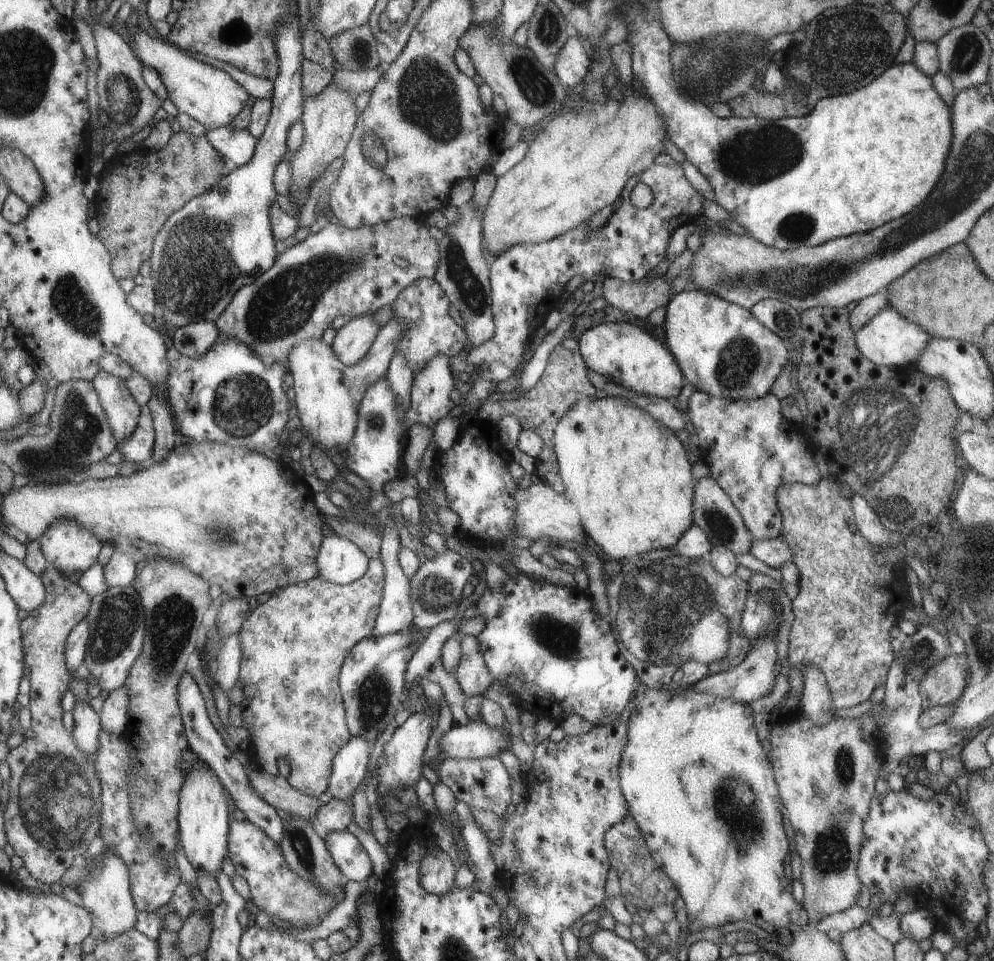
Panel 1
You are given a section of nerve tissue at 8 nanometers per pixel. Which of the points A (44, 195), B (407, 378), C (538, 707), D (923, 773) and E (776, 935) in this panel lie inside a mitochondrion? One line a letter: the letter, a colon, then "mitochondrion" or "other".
A: other
B: other
C: other
D: other
E: other

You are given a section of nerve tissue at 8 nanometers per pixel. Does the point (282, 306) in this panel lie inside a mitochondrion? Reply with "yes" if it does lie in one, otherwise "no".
yes

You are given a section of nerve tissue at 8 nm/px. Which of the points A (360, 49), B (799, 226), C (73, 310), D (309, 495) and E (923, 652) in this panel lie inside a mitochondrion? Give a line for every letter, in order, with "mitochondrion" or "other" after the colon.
A: mitochondrion
B: mitochondrion
C: mitochondrion
D: other
E: mitochondrion

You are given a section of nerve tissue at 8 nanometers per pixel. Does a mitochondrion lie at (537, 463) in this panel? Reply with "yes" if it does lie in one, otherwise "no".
no

